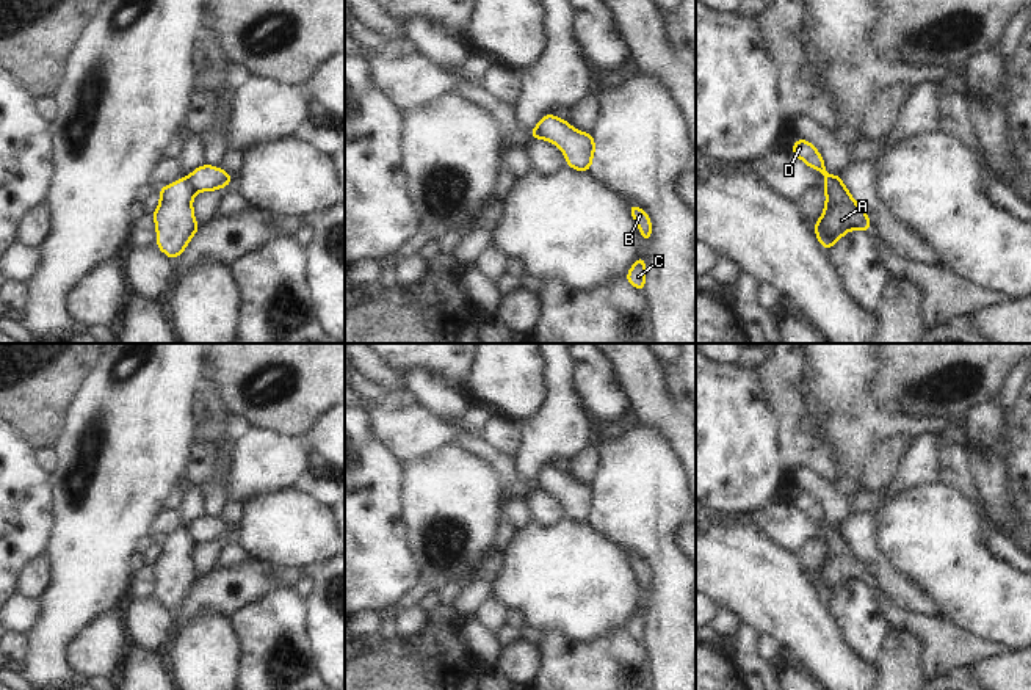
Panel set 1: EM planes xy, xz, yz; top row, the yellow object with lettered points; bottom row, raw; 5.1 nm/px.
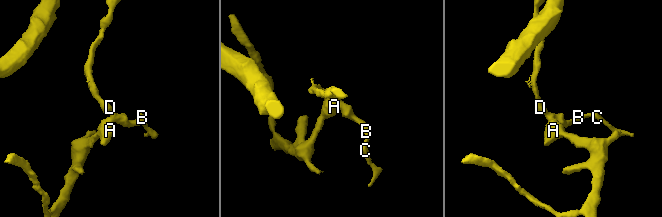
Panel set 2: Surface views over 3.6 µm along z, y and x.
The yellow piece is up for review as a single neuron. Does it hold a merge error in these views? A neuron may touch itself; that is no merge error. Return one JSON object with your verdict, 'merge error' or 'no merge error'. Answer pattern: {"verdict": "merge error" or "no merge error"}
{"verdict": "merge error"}

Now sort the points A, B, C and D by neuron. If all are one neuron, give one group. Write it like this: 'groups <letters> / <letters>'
groups A / B C D

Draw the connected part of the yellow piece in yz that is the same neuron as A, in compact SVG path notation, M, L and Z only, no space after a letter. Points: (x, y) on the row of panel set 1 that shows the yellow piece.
M834 182L824 188L826 205L819 220L813 224L815 235L827 251L849 231L871 232L870 216L851 196L843 182Z

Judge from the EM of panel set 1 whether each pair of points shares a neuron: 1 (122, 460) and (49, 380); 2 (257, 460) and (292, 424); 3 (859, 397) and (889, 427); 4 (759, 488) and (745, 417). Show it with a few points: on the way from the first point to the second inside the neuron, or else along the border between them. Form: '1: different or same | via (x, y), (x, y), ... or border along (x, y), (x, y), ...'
1: different | border along (93, 374), (75, 399), (69, 422), (58, 439)
2: different | border along (251, 425), (285, 436), (306, 438)
3: same | via (867, 405), (881, 419)
4: same | via (745, 471), (745, 435)

